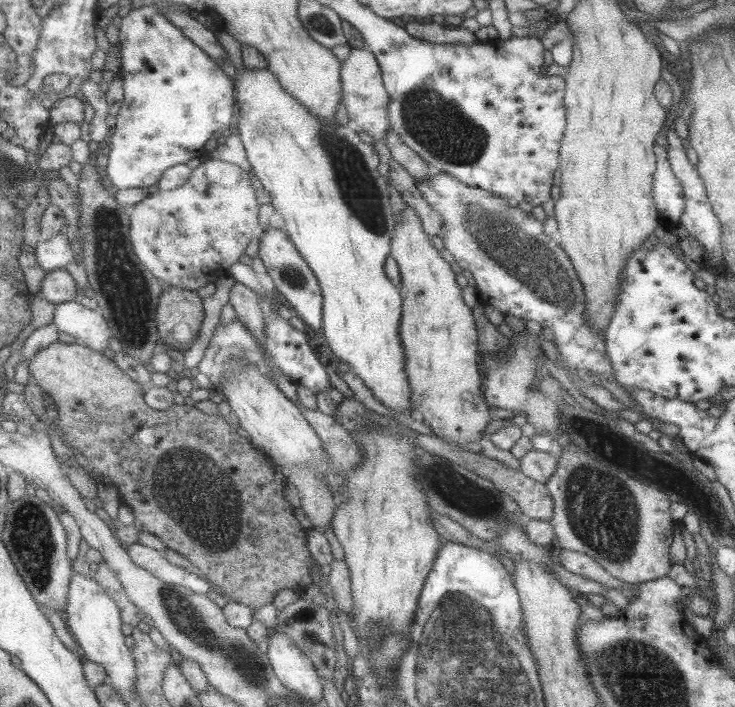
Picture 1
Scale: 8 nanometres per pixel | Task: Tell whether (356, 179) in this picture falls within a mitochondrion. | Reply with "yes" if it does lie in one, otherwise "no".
yes

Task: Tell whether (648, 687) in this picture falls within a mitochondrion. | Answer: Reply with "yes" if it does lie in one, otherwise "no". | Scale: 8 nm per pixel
yes

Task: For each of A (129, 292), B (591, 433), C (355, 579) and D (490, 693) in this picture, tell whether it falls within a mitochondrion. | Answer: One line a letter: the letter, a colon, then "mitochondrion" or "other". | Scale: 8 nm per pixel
A: mitochondrion
B: mitochondrion
C: other
D: mitochondrion

